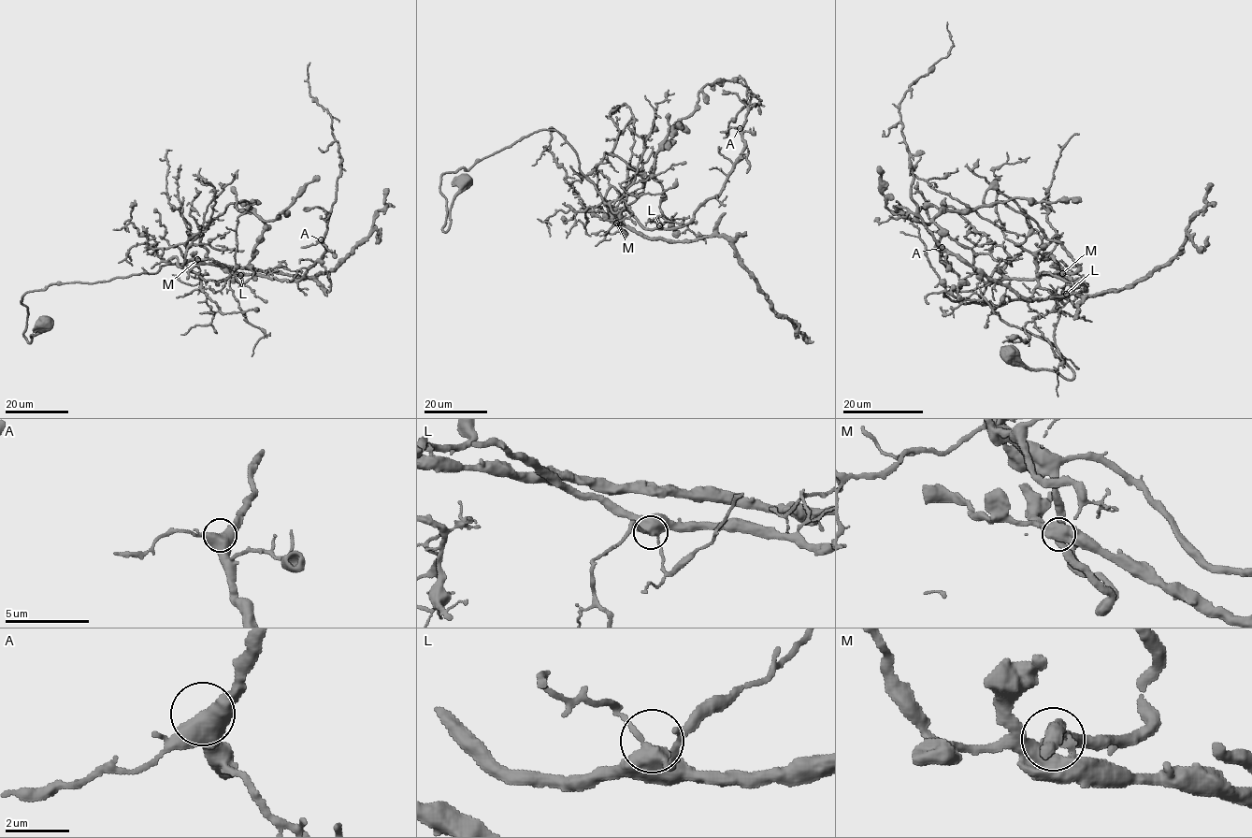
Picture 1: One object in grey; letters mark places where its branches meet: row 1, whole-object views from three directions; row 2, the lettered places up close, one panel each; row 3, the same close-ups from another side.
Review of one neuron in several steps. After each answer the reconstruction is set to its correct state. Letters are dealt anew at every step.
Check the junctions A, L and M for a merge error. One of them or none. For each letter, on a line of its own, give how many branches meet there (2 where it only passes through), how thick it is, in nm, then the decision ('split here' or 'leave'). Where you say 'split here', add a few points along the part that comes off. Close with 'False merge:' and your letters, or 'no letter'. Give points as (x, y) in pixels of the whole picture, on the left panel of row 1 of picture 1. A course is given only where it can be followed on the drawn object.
A: branches 3; calibre 460 nm; leave
L: branches 3; calibre 420 nm; leave
M: branches 3; calibre 440 nm; split here; course (197, 260), (231, 267), (314, 277), (331, 270), (368, 235), (373, 218), (385, 206), (388, 189)
False merge: M

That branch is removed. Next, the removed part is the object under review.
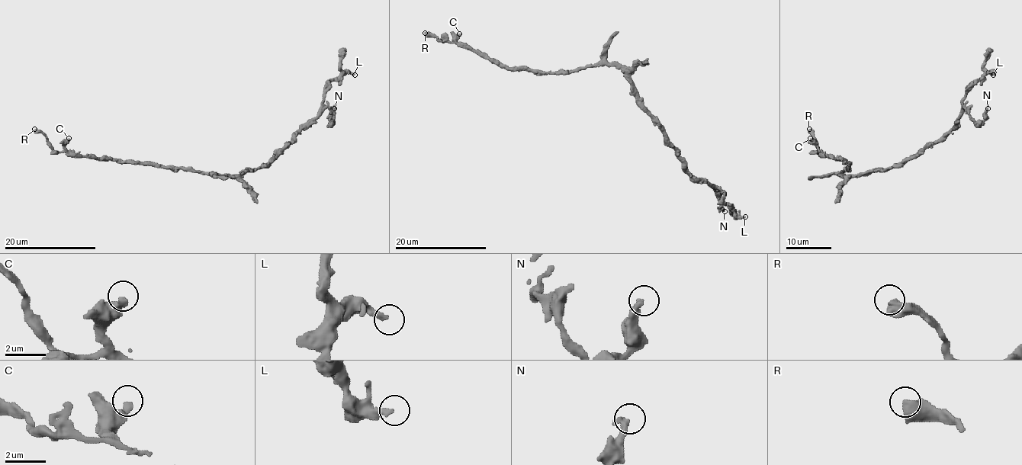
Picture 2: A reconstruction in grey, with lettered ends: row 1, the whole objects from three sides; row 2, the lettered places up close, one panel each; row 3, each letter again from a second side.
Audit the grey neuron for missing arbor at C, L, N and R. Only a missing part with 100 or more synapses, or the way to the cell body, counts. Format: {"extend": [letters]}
{"extend": []}

